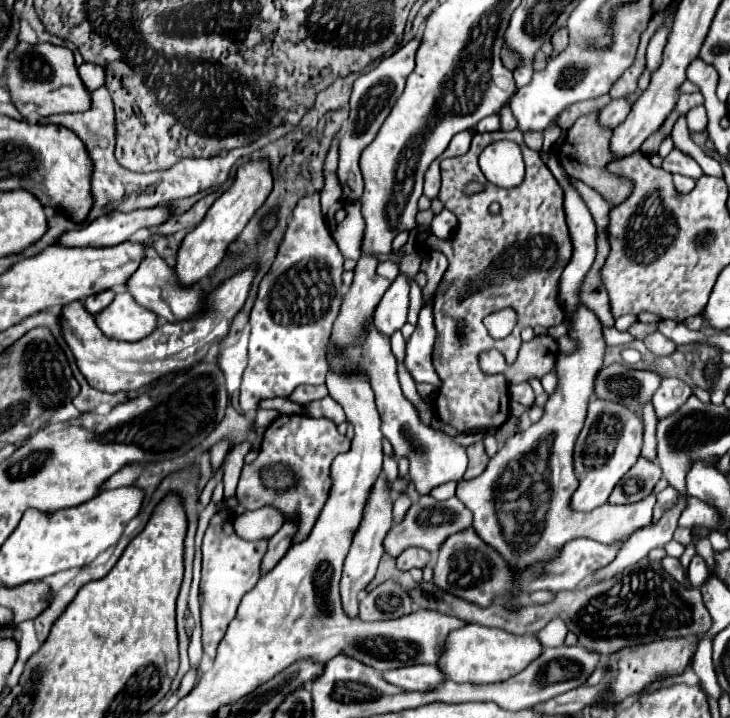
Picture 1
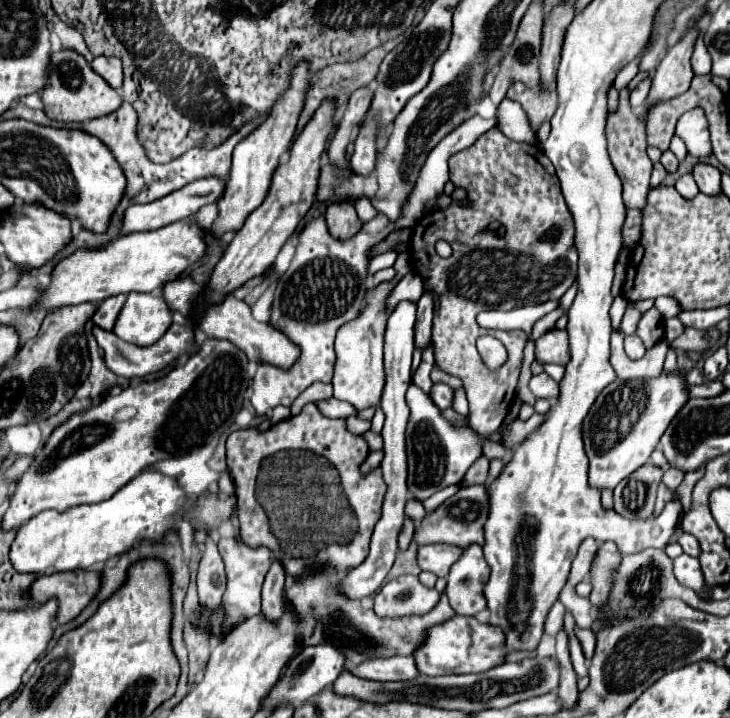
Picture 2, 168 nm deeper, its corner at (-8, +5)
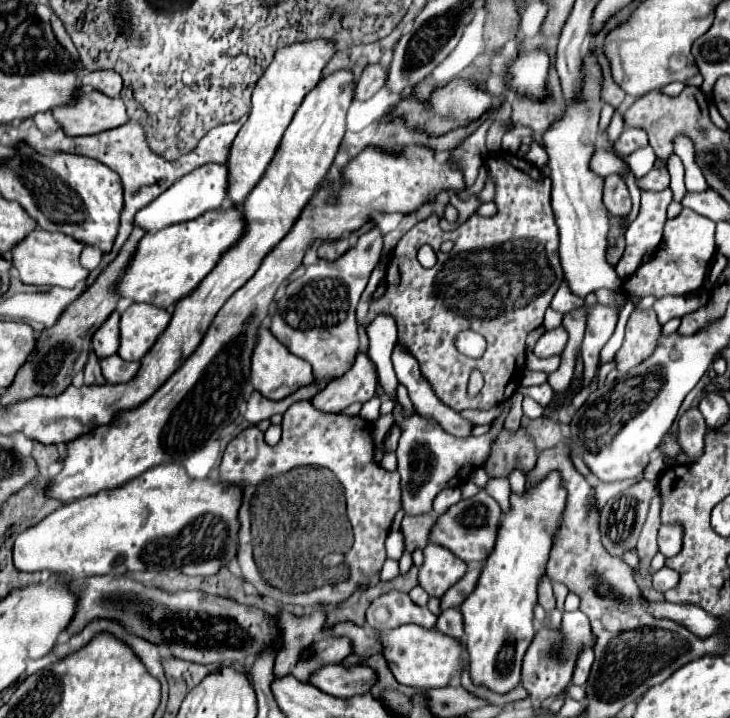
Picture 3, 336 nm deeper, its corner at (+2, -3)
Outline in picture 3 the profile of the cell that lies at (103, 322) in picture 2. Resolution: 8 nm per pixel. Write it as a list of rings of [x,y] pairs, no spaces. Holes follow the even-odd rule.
[[[114,311],[106,323],[94,333],[92,337],[92,347],[94,347],[94,353],[98,355],[98,359],[104,359],[104,357],[110,357],[118,351],[118,337],[120,337],[120,329],[118,329],[118,321],[120,321],[120,313]]]

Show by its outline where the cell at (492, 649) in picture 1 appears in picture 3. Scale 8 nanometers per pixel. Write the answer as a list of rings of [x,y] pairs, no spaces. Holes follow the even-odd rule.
[[[402,625],[398,629],[386,631],[380,637],[382,655],[388,661],[388,667],[398,683],[408,687],[432,689],[442,687],[452,681],[452,677],[460,671],[460,641],[438,633],[436,629],[424,629],[418,625]]]

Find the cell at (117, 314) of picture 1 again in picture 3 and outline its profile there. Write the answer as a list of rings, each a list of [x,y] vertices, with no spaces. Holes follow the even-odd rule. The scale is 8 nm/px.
[[[130,305],[120,321],[120,349],[118,355],[126,361],[140,361],[158,335],[168,327],[170,313],[154,305]]]

